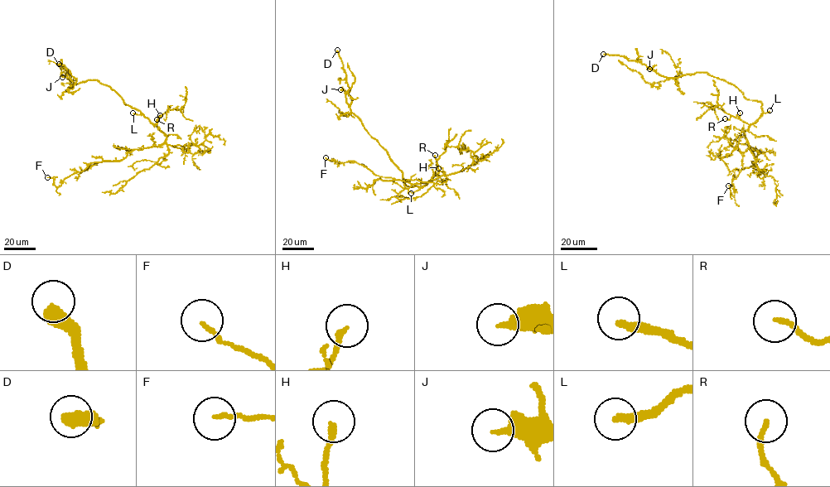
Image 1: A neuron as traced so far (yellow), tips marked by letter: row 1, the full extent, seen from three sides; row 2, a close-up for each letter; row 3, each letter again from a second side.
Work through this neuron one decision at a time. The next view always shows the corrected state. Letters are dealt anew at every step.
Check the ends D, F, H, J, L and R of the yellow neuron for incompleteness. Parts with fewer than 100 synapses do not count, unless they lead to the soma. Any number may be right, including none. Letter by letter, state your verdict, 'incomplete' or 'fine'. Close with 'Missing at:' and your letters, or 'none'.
D: incomplete
F: fine
H: fine
J: fine
L: incomplete
R: fine
Missing at: D, L

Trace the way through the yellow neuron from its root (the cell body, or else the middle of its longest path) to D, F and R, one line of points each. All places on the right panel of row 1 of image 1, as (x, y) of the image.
D: (761, 114), (760, 102), (747, 99), (733, 84), (706, 72), (667, 78), (639, 61), (603, 54)
F: (761, 114), (744, 132), (759, 152), (754, 166), (732, 180), (733, 196), (728, 185)
R: (761, 114), (750, 124), (733, 116), (728, 119), (725, 118)

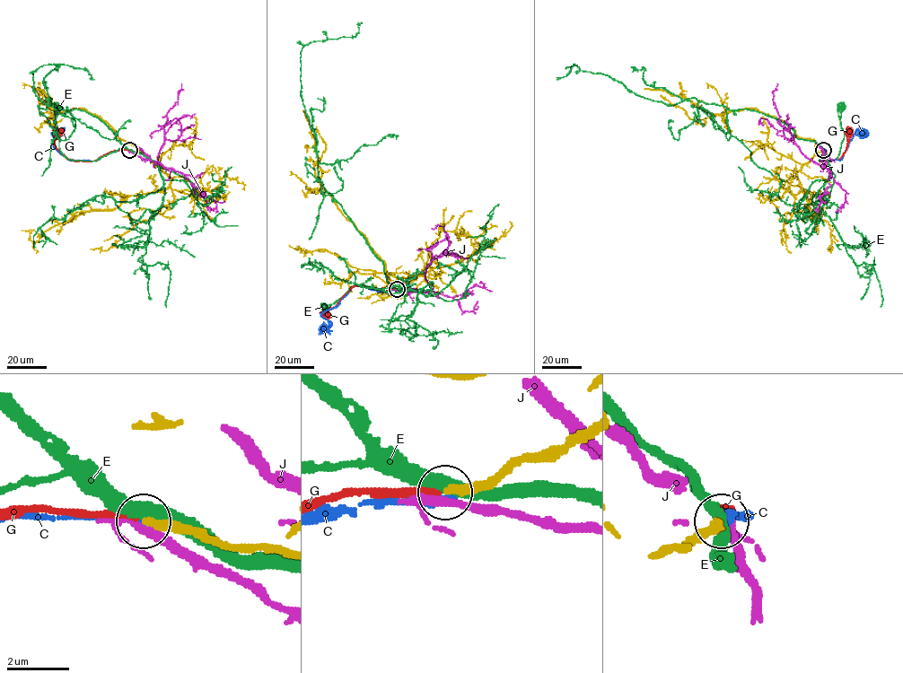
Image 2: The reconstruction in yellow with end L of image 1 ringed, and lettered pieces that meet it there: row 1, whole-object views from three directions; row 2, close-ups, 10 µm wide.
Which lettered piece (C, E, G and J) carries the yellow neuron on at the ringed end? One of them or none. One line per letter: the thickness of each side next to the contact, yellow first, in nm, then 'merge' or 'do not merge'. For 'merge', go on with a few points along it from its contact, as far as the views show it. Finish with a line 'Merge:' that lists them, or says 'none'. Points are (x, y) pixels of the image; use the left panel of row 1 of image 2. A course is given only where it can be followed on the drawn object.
C: 280 nm thick on the yellow side, 280 nm on the other; do not merge
E: 360 nm thick on the yellow side, 400 nm on the other; do not merge
G: 240 nm thick on the yellow side, 220 nm on the other; merge; it runs (128, 150), (113, 151), (96, 160), (70, 160), (55, 145), (55, 136), (58, 131)
J: 280 nm thick on the yellow side, 240 nm on the other; do not merge
Merge: G

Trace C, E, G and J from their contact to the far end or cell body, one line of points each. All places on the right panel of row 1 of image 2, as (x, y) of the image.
C: (824, 150), (819, 161), (839, 160), (853, 135), (863, 133)
E: (823, 150), (822, 147), (819, 161), (834, 160), (837, 156), (844, 135), (840, 120), (842, 106)
G: (823, 150), (820, 161), (837, 160), (847, 145), (848, 131)
J: (824, 150), (826, 164), (820, 166), (807, 157), (794, 143), (793, 136), (780, 123), (773, 100), (777, 83)

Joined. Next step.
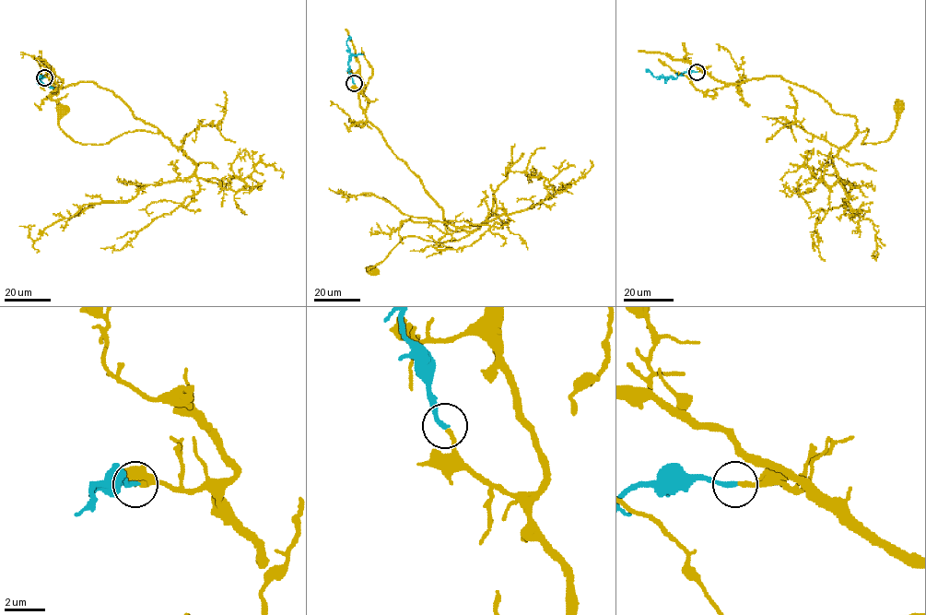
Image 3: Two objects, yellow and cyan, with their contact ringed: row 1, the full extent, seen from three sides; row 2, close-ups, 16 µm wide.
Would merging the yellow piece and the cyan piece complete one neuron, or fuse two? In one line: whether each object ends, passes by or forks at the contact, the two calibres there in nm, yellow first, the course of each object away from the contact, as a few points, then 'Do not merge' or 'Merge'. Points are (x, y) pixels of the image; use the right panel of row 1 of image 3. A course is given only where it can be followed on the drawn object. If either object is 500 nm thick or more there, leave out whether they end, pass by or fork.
At the ring yellow ends. At the ring cyan ends. Thickness 200 nm (yellow) against 240 nm. Course of yellow: (697, 72), (726, 84), (780, 76), (854, 115), (858, 131), (869, 130), (862, 144), (890, 137), (897, 106). Course of cyan: (697, 72), (684, 72), (675, 78), (654, 76), (645, 69). Merge

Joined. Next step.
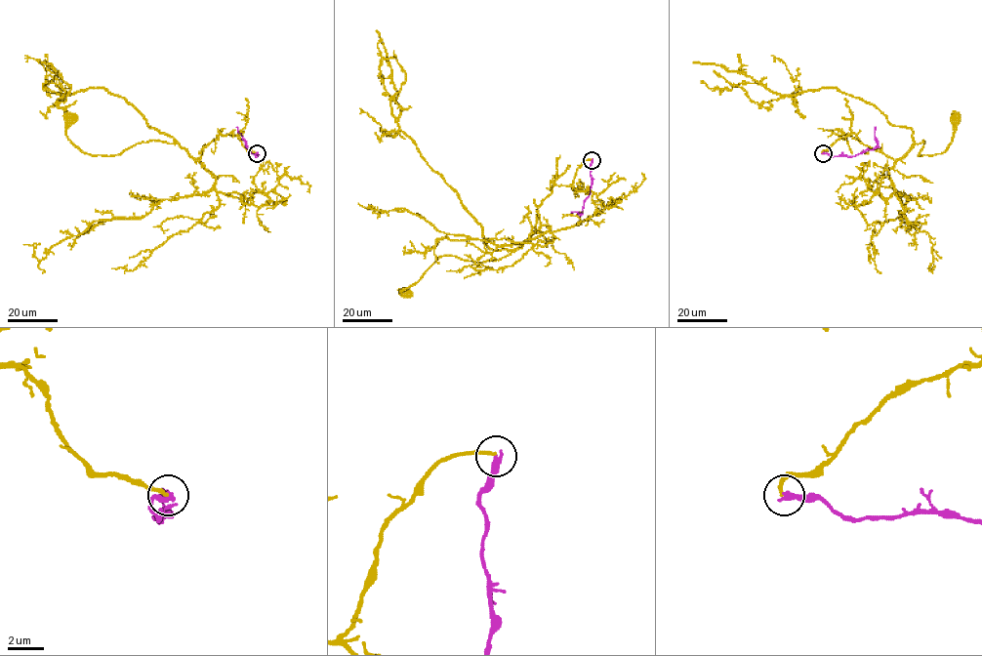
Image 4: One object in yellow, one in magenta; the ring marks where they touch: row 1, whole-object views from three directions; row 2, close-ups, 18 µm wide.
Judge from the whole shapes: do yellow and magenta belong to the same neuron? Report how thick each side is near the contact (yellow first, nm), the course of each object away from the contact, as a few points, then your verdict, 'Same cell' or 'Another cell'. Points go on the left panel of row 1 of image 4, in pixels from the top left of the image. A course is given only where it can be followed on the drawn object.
Thickness 160 nm (yellow) against 360 nm. Course of yellow: (258, 153), (219, 135), (199, 159), (150, 140), (91, 155), (67, 138), (70, 117). Course of magenta: (258, 153), (256, 156), (248, 150), (236, 127). Another cell

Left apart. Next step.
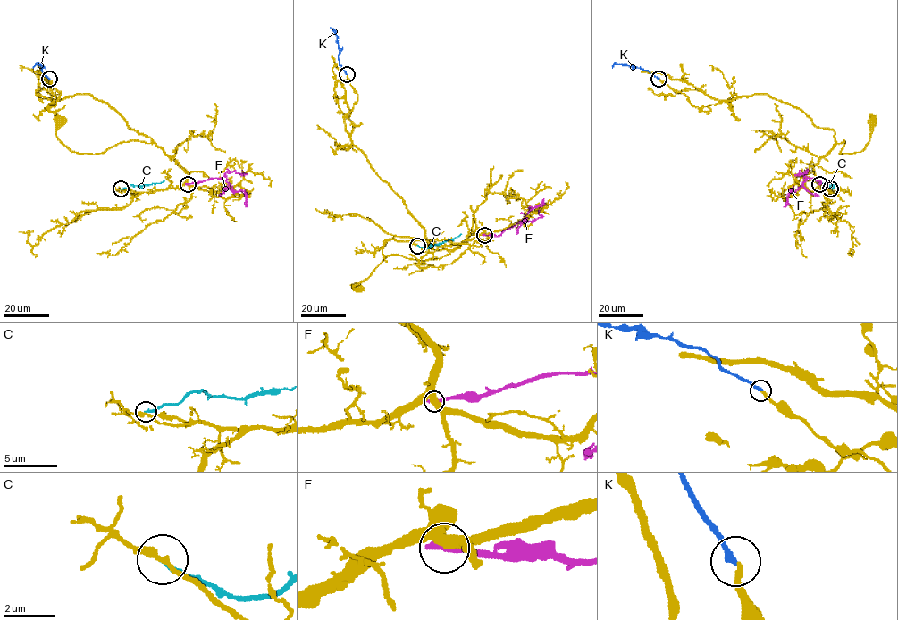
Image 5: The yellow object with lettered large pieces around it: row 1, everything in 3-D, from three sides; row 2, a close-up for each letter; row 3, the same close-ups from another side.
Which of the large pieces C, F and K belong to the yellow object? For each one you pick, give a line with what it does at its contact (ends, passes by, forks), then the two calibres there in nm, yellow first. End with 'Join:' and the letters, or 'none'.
K: it ends; calibres 180 and 240 nm
Join: K

